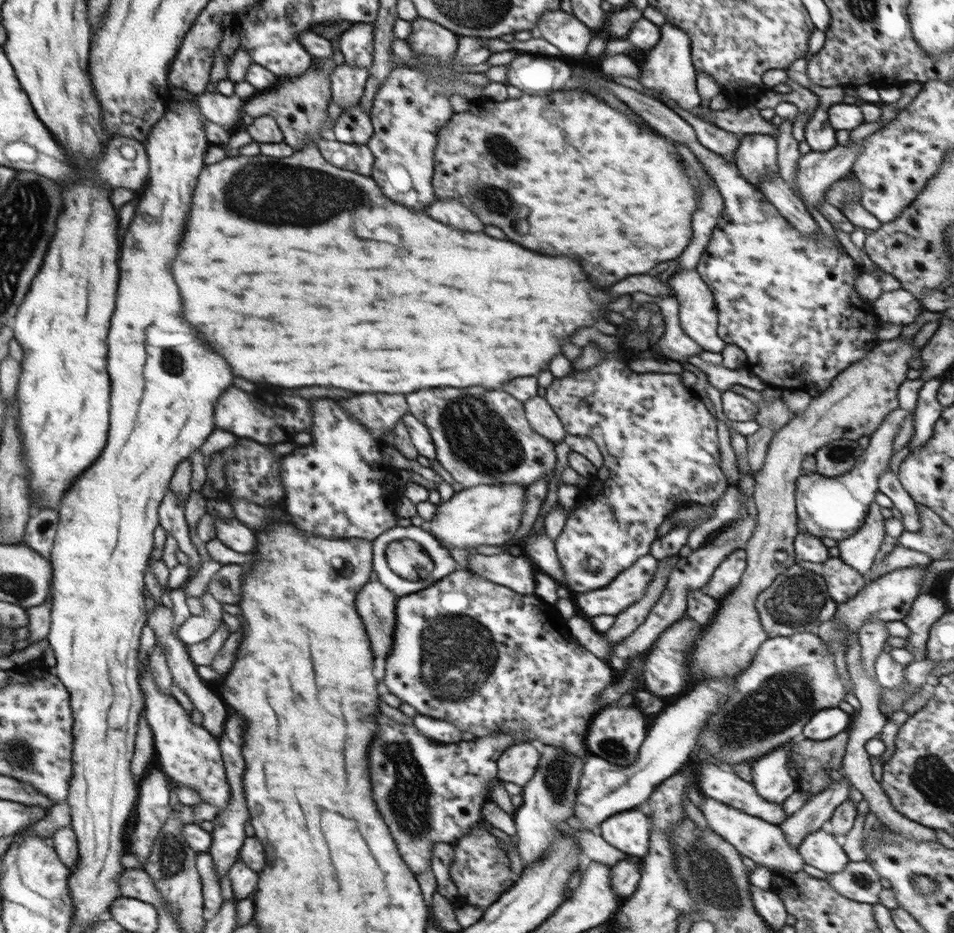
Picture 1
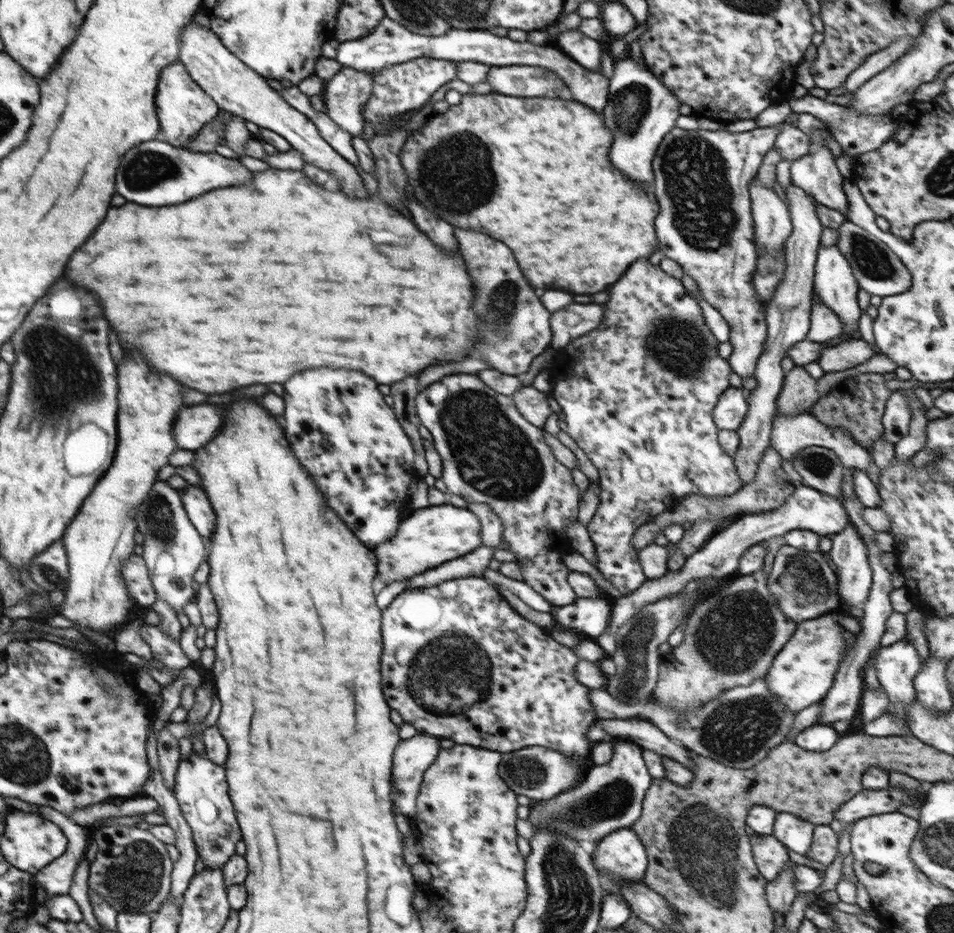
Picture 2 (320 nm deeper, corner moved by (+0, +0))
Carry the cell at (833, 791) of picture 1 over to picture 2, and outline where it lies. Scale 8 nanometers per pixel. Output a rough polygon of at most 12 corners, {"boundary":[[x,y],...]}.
{"boundary":[[794,862],[767,883],[767,903],[784,916],[798,895]]}

